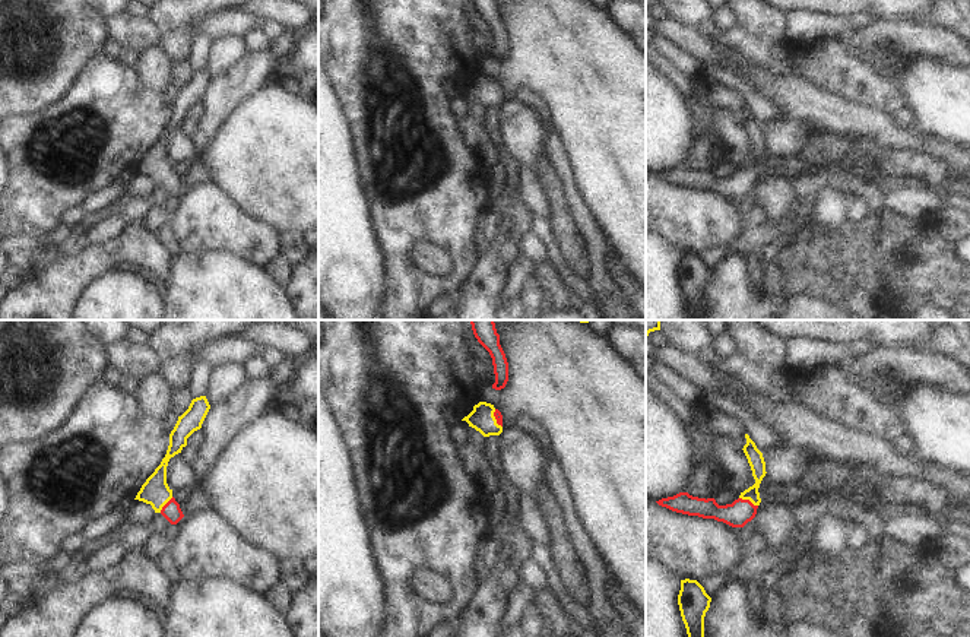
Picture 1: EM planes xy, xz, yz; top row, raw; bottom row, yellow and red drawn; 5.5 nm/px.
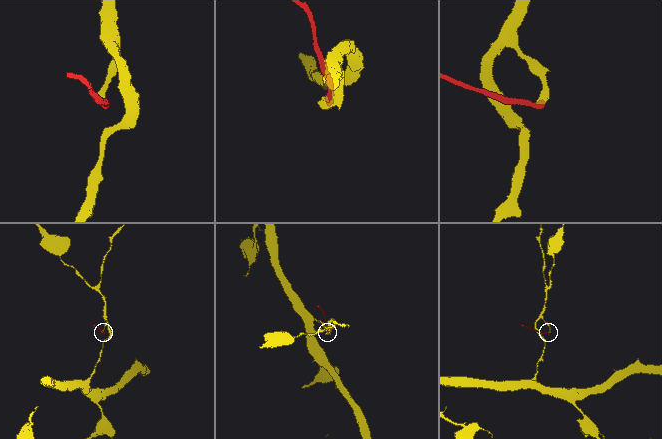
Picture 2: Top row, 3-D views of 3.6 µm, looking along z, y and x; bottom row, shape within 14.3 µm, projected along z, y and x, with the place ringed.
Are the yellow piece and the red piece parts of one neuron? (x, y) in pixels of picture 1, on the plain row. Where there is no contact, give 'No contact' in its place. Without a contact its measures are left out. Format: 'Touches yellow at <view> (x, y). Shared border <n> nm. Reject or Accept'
Touches yellow at yz (748, 171). Shared border 120 nm. Accept

